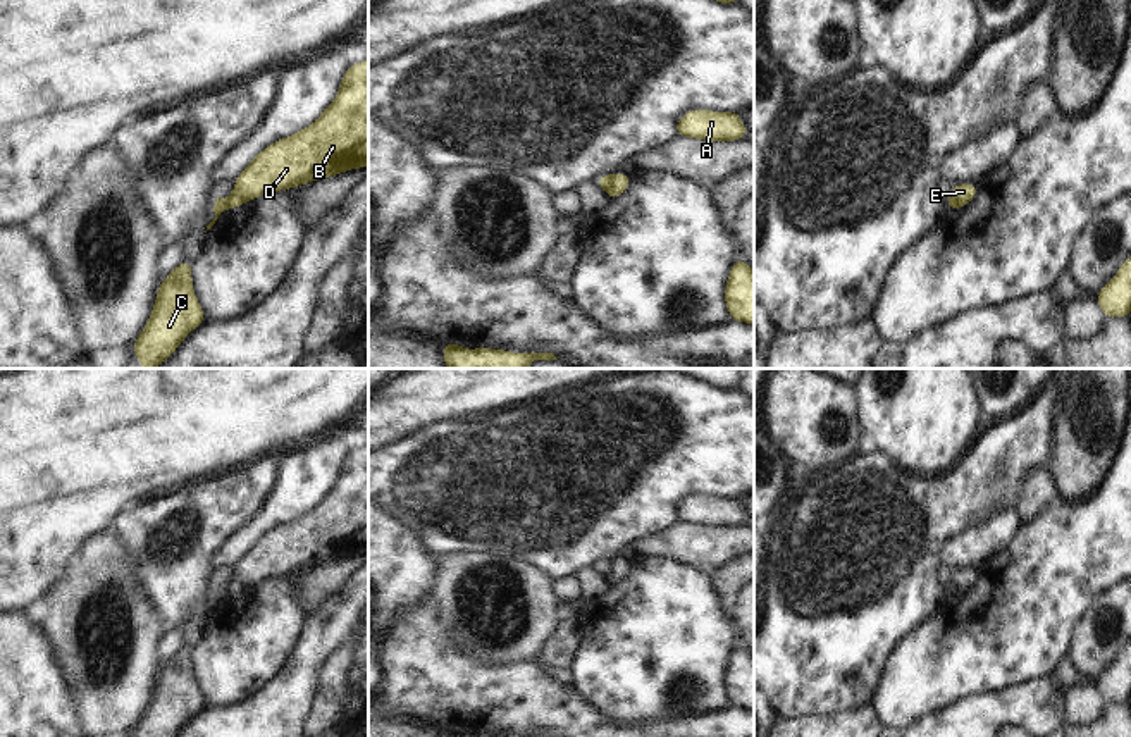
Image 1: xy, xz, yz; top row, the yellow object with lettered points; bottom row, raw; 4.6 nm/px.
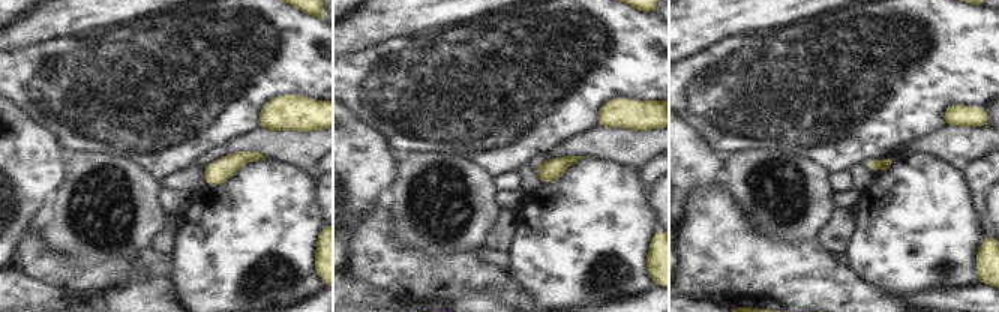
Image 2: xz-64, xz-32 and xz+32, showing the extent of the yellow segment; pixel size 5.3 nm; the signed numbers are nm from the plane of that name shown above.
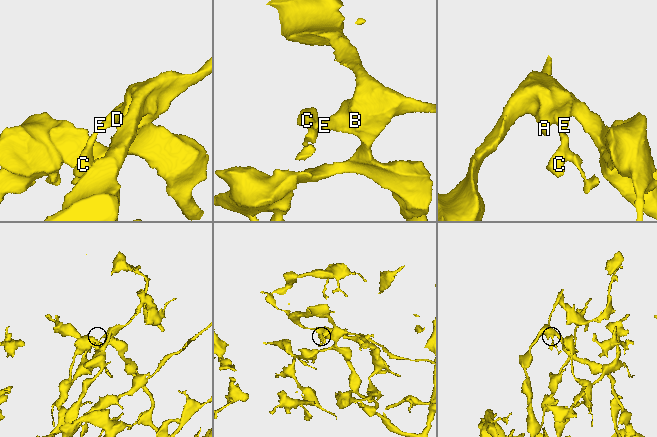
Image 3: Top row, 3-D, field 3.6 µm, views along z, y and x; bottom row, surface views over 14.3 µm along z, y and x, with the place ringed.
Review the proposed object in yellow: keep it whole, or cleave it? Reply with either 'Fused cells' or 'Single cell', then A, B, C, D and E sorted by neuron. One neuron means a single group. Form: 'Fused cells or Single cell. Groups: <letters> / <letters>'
Fused cells. Groups: A B D E / C.

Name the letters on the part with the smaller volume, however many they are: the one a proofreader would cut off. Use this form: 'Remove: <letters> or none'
Remove: C

